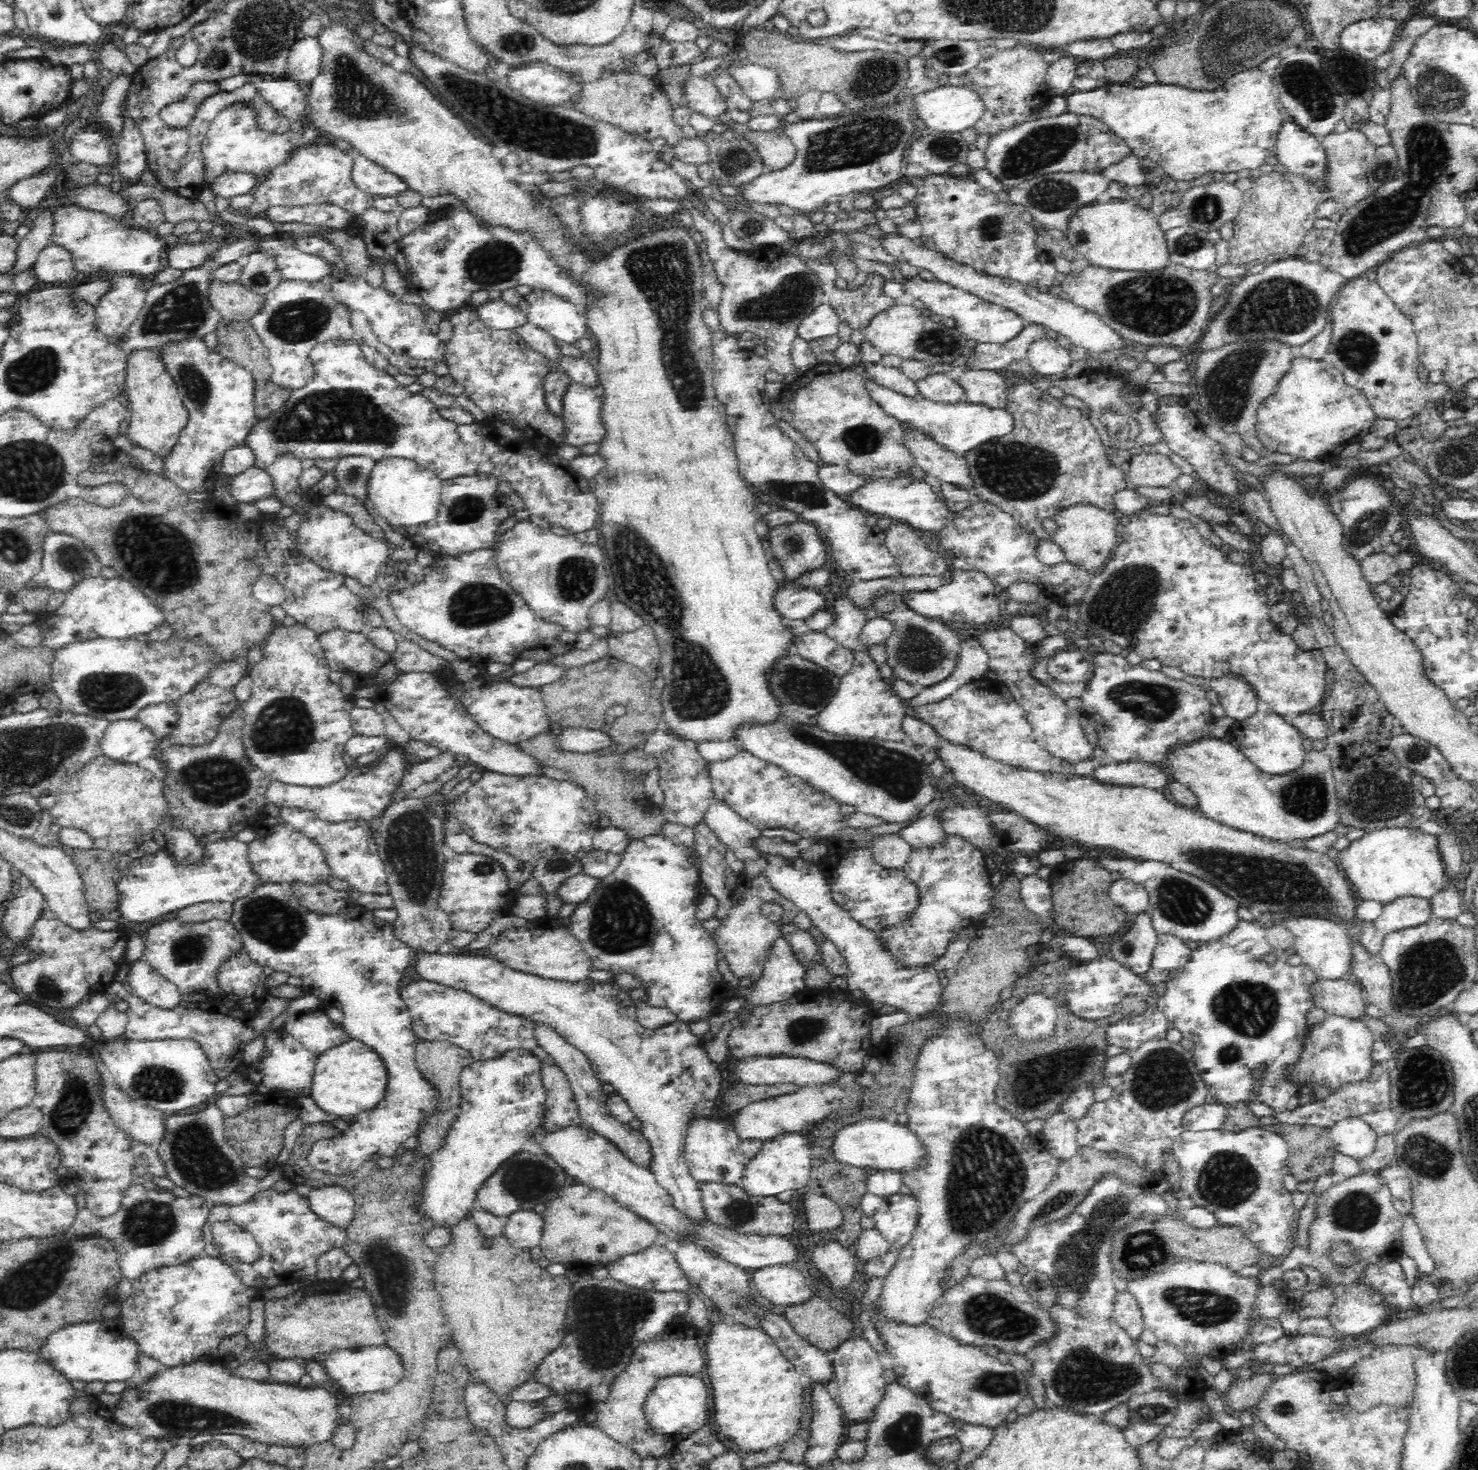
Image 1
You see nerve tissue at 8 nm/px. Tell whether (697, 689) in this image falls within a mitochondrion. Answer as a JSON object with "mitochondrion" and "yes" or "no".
{"mitochondrion":"yes"}

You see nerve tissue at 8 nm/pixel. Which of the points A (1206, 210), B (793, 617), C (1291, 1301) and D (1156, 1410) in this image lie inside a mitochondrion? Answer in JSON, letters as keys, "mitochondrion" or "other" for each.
{"A":"mitochondrion","B":"other","C":"other","D":"mitochondrion"}

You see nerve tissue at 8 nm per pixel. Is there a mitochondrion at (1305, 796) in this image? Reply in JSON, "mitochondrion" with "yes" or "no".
{"mitochondrion":"yes"}

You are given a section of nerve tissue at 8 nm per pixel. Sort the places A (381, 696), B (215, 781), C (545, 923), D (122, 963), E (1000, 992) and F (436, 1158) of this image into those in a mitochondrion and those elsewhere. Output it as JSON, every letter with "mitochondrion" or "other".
{"A":"other","B":"mitochondrion","C":"other","D":"other","E":"other","F":"other"}

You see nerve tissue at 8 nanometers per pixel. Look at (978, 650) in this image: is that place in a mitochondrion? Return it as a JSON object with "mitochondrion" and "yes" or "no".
{"mitochondrion":"no"}

